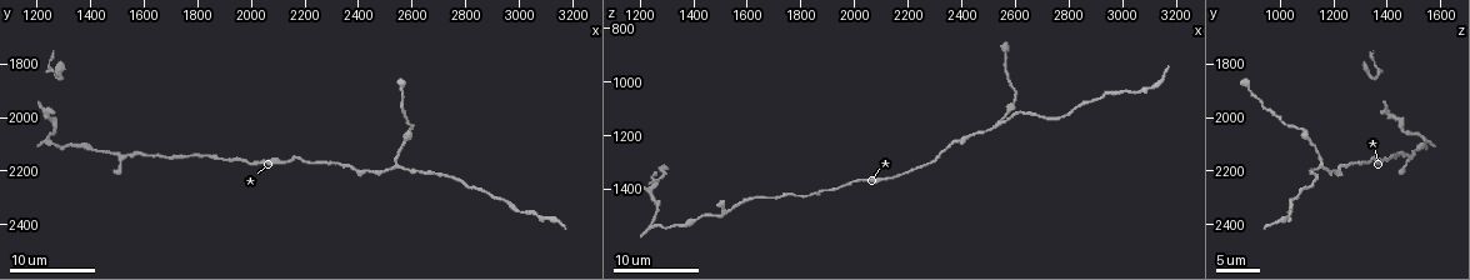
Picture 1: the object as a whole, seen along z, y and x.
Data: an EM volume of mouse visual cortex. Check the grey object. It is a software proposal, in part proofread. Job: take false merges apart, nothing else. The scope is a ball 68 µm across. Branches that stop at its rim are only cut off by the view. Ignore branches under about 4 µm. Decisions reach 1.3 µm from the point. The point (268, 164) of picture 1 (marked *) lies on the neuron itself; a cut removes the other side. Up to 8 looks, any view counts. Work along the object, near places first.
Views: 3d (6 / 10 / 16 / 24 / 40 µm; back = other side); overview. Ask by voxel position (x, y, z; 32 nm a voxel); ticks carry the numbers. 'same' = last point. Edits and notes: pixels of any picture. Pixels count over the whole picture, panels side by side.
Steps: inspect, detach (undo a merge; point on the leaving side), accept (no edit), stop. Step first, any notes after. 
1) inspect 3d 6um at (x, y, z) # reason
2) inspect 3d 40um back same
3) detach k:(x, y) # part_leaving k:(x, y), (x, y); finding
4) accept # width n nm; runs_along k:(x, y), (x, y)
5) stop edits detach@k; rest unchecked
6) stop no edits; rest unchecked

inspect 3d 10um at (1620, 2130, 1430)

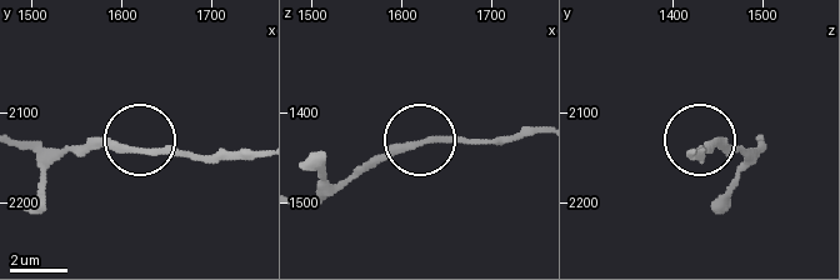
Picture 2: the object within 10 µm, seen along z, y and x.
accept # width 220 nm; runs_along 2:(258, 150), (179, 158), (158, 150), (74, 150); continuous, no second neuron

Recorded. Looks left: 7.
inspect 3d 16um at (2570, 1910, 900) # thick turns thin

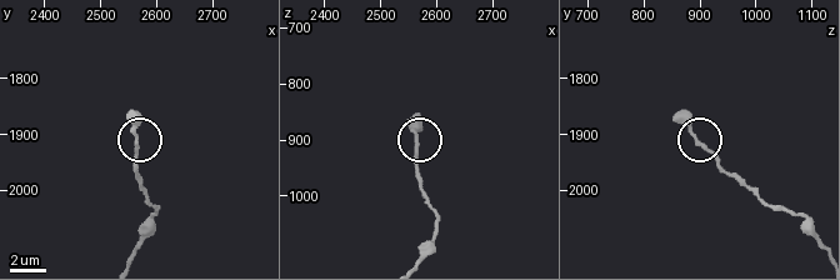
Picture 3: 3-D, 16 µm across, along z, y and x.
accept # width 190 nm; runs_along 3:(133, 256), (140, 229), (156, 211), (139, 171), (139, 141); all the same neuron

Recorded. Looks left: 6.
inspect 3d 10um at (2600, 2050, 1080) # calibre changes

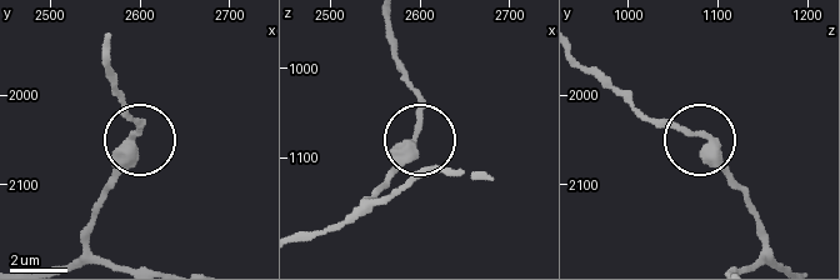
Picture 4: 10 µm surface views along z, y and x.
accept # runs_along 4:(75, 258), (115, 165), (140, 136), (128, 116); one neuron here

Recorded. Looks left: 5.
inspect 3d 10um at (2540, 2170, 1140) # three arms meet

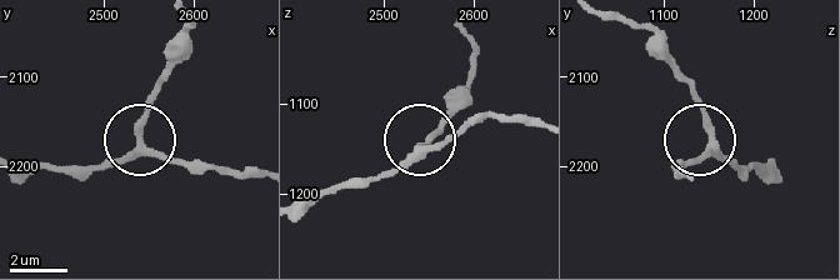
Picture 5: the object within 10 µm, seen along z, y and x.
accept # runs_along 5:(770, 160), (735, 165), (715, 150), (680, 66); all the same neuron

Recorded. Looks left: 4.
stop no edits; rest unchecked

